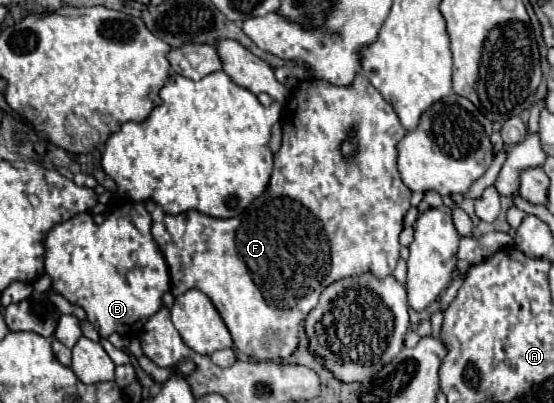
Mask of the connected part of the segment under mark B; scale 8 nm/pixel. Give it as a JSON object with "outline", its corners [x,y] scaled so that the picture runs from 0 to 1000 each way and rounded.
{"outline":[[[235,511],[213,516],[191,536],[184,556],[173,556],[159,526],[126,541],[90,571],[83,586],[83,680],[94,690],[94,725],[112,730],[126,754],[148,759],[166,809],[181,834],[195,839],[202,824],[217,834],[245,834],[256,824],[256,799],[292,764],[292,734],[307,720],[307,685],[300,645],[274,596],[267,571],[253,571]]]}

